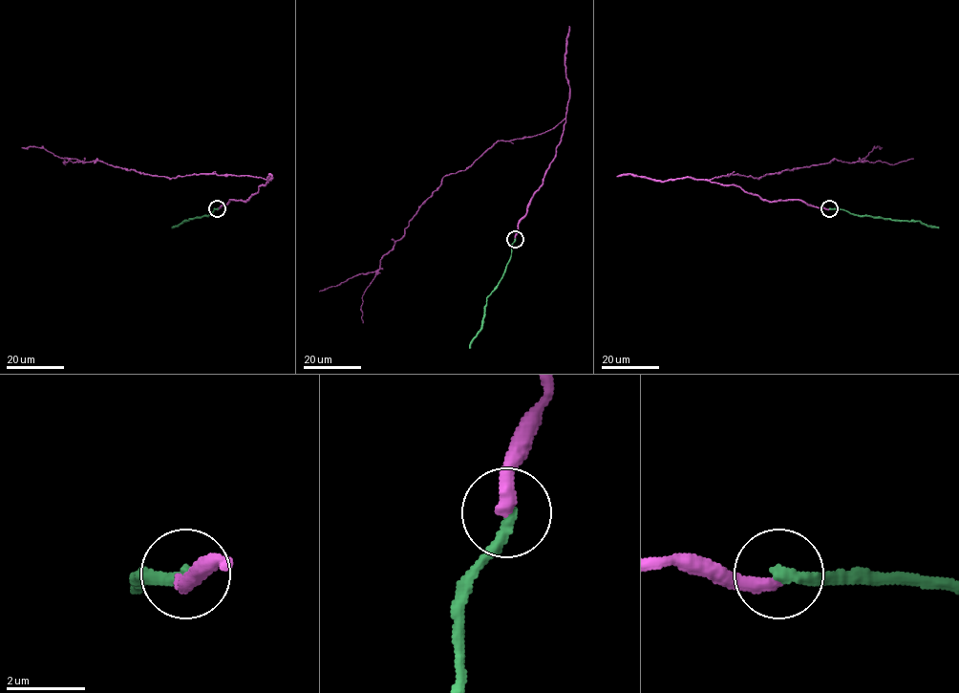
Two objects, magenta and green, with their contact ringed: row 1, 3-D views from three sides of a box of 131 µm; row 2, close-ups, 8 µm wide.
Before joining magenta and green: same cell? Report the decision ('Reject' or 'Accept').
Accept

